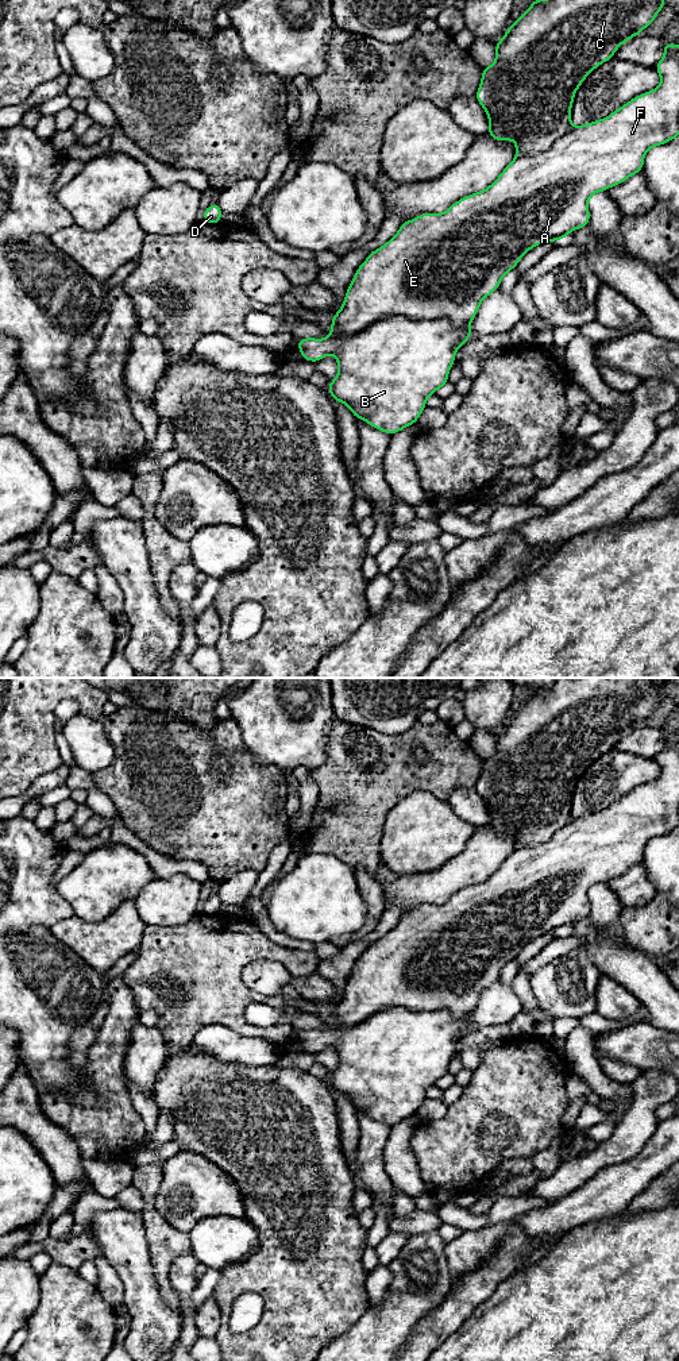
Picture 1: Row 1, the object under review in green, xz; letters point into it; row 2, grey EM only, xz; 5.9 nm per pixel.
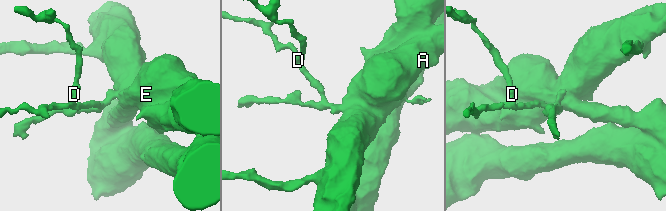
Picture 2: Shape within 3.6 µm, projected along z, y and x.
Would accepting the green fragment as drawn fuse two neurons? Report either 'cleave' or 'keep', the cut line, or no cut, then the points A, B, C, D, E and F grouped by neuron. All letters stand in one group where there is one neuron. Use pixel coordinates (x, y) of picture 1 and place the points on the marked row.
cleave; cut xz (469, 323), (389, 316), (343, 339), (331, 334); groups A E F / B C D

